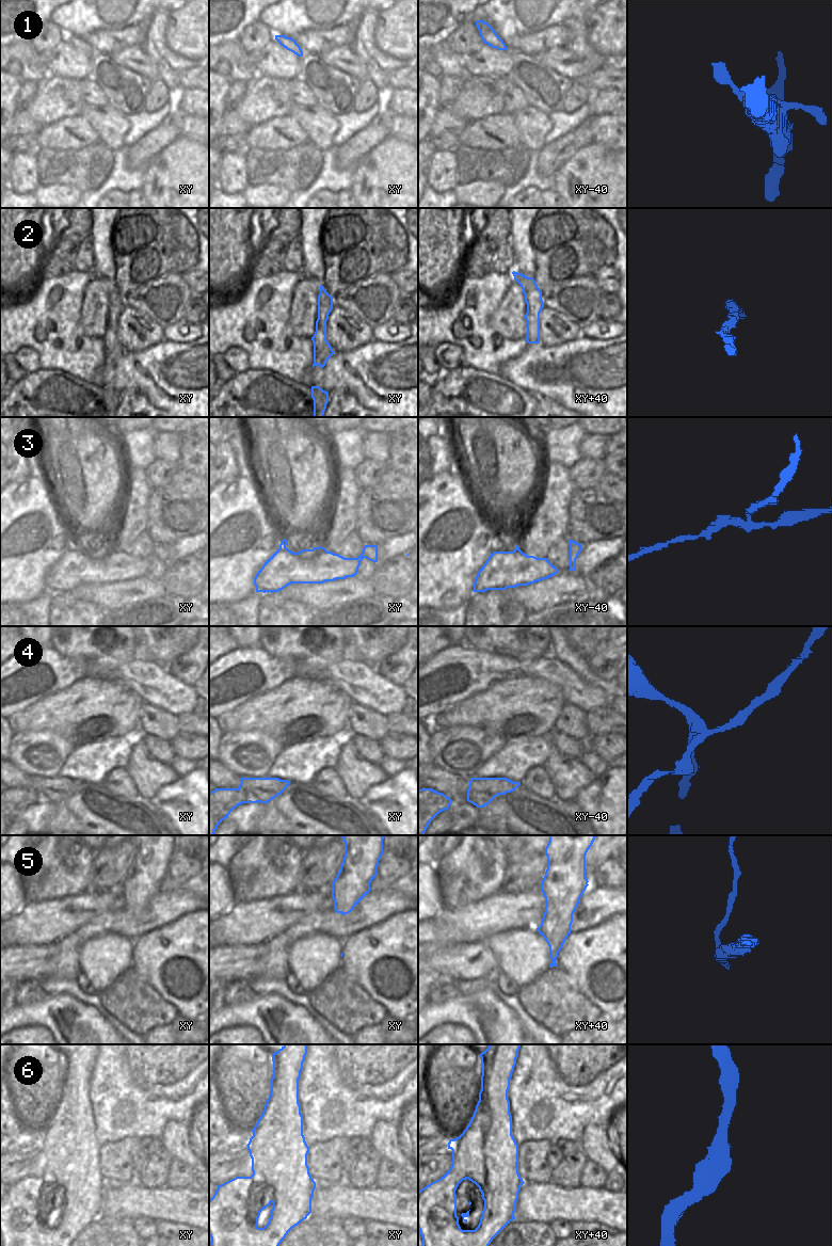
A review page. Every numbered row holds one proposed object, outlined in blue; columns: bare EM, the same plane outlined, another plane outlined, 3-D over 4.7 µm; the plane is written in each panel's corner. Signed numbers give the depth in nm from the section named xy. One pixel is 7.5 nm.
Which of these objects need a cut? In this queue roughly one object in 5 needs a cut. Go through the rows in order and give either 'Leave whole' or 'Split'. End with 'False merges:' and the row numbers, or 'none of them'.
1: Leave whole
2: Leave whole
3: Split
4: Split
5: Leave whole
6: Leave whole
False merges: 3, 4.

